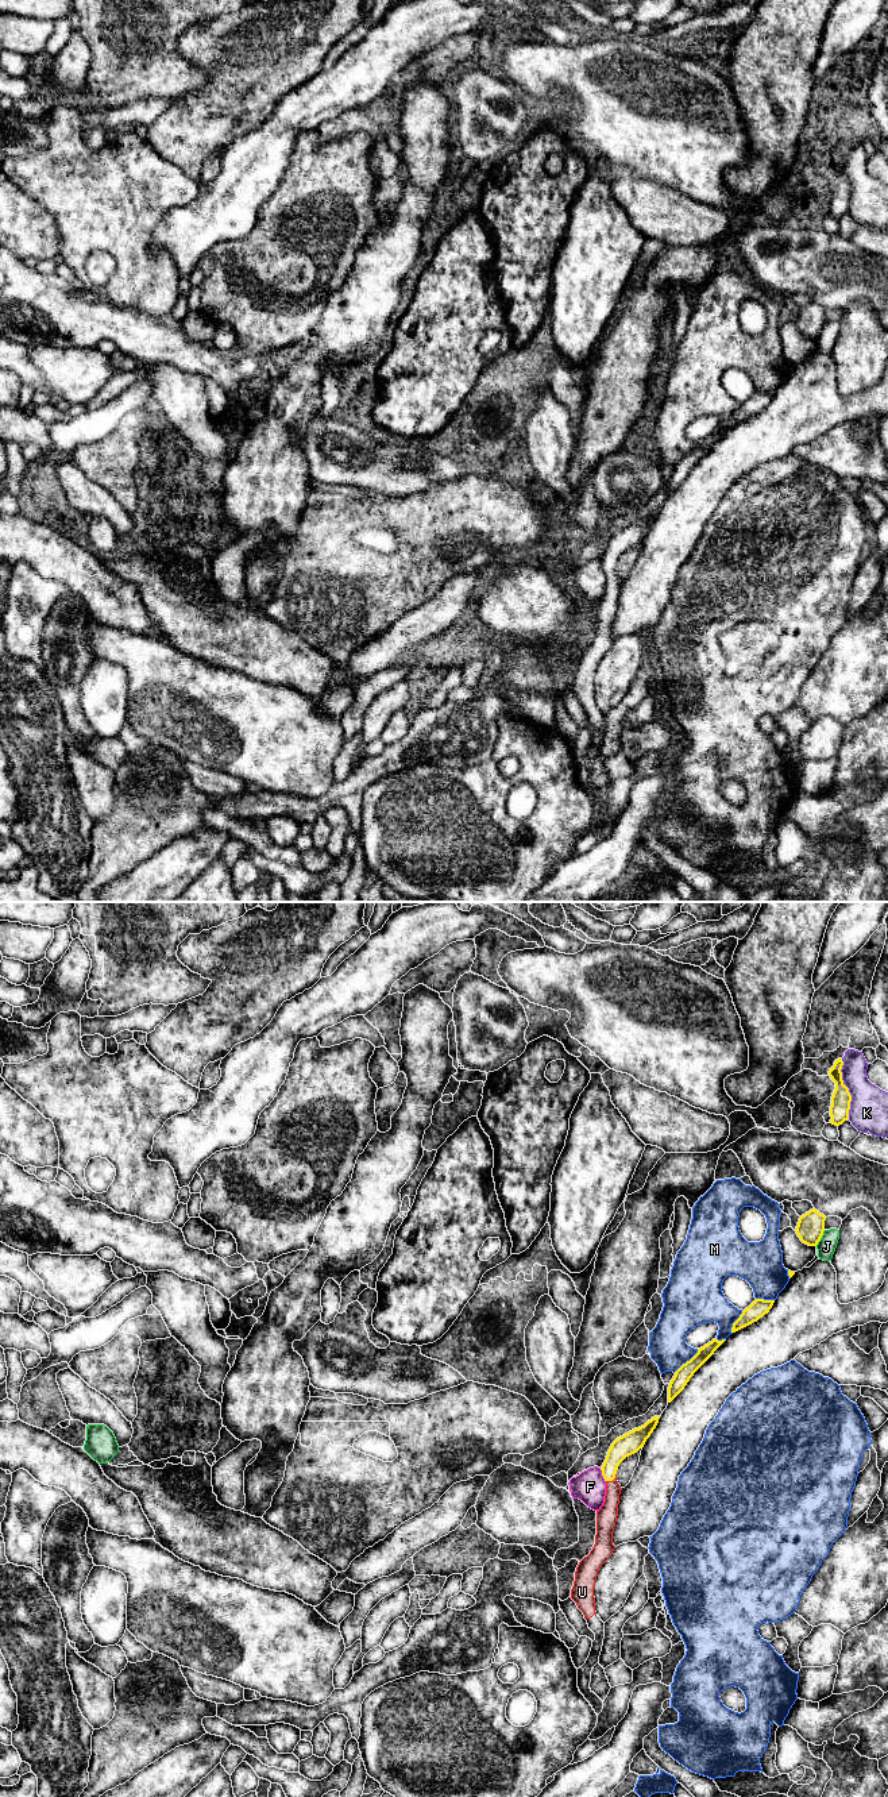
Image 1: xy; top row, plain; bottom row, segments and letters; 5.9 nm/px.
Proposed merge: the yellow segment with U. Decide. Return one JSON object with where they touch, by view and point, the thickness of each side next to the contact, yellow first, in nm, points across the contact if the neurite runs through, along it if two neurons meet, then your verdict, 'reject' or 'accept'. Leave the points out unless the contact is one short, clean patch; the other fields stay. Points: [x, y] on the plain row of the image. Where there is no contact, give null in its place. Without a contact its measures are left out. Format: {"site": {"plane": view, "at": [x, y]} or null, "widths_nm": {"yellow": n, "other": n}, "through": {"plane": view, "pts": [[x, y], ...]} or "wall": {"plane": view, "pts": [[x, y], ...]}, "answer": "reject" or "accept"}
{"site": {"plane": "xy", "at": [612, 573]}, "widths_nm": {"yellow": 130, "other": 120}, "through": {"plane": "xy", "pts": [[629, 536], [612, 555], [612, 573], [612, 596], [606, 609]]}, "answer": "accept"}

